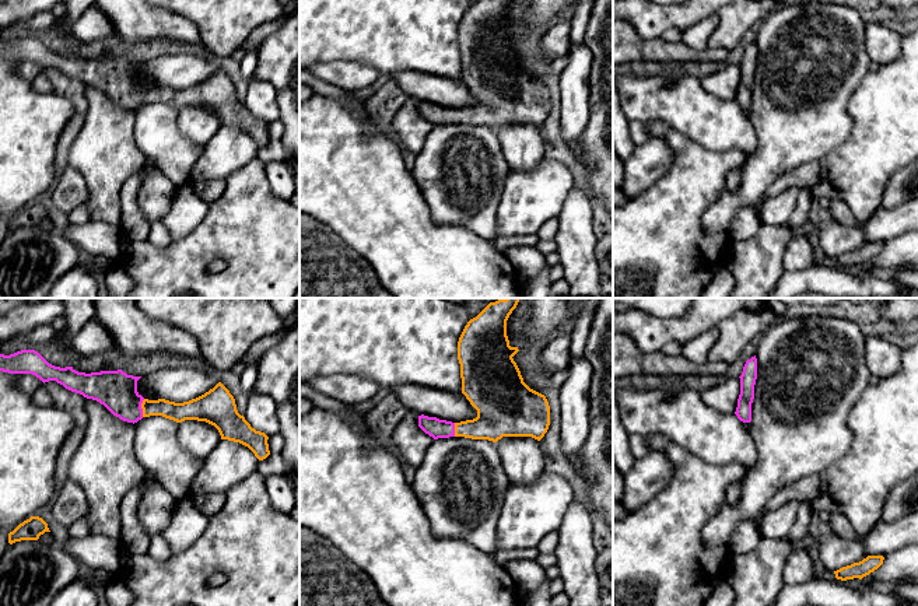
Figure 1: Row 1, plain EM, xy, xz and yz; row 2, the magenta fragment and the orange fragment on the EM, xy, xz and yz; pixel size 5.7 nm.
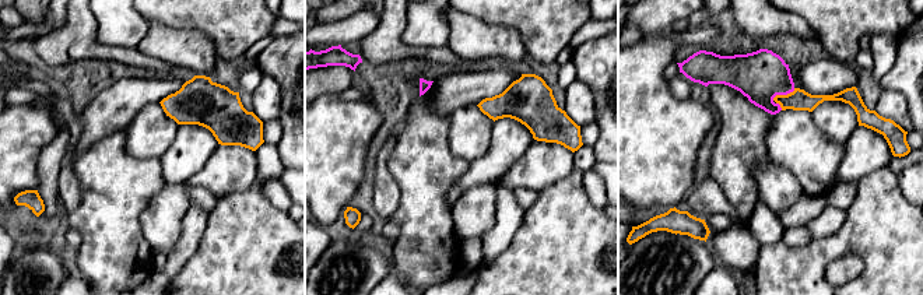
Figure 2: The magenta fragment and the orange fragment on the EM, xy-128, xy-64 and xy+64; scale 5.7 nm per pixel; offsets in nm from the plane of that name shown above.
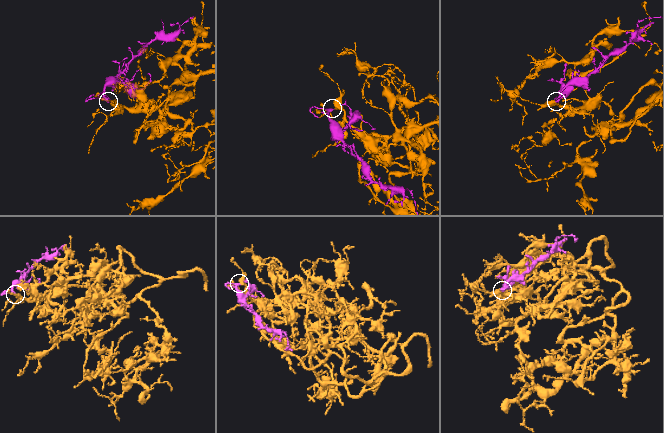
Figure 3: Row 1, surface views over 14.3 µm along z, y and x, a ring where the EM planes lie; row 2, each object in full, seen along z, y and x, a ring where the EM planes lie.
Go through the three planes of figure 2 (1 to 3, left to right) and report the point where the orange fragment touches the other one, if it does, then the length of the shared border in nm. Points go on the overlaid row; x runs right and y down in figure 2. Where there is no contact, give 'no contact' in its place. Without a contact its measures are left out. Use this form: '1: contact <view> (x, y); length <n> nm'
1: no contact
2: no contact
3: contact xy+64 (783, 94); length 150 nm

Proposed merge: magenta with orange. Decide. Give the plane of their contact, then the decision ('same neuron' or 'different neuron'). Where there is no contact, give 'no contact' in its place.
meets magenta in xy; same neuron

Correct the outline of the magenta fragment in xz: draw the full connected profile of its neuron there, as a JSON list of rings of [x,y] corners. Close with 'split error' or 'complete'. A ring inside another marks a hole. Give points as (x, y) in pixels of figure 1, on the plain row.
[[[479,0],[465,13],[458,28],[462,80],[477,97],[477,104],[460,109],[418,102],[418,113],[432,123],[465,123],[497,129],[502,123],[532,123],[540,127],[550,112],[550,92],[544,81],[530,76],[514,48],[518,34],[511,34],[507,7],[511,0]]] | split error

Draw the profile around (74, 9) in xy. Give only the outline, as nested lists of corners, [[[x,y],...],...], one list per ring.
[[[64,0],[63,3],[66,6],[66,15],[59,18],[53,28],[67,42],[69,48],[74,49],[81,46],[83,42],[71,34],[70,28],[97,0]]]

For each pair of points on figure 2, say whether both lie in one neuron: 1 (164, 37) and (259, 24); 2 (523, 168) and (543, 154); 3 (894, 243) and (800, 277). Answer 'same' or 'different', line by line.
1: different
2: same
3: same

